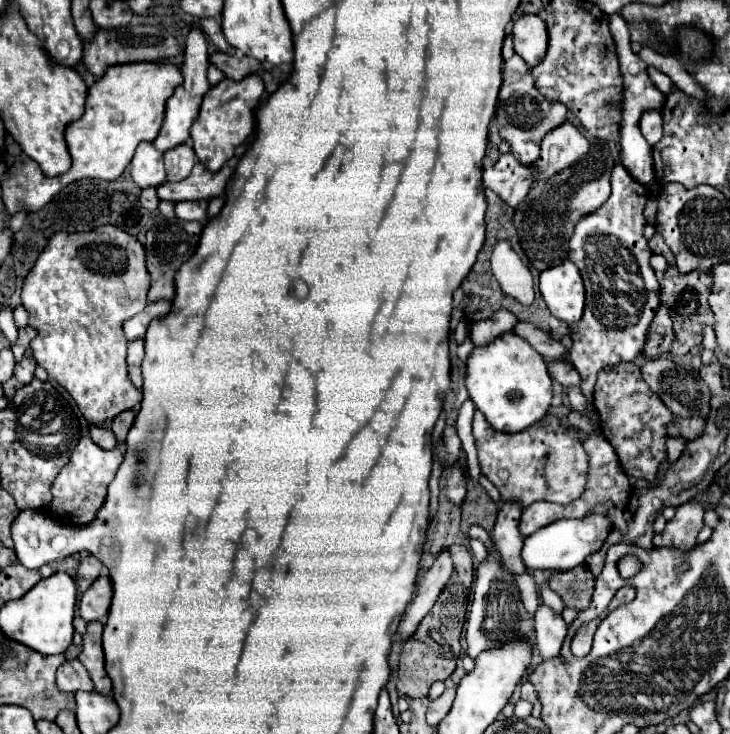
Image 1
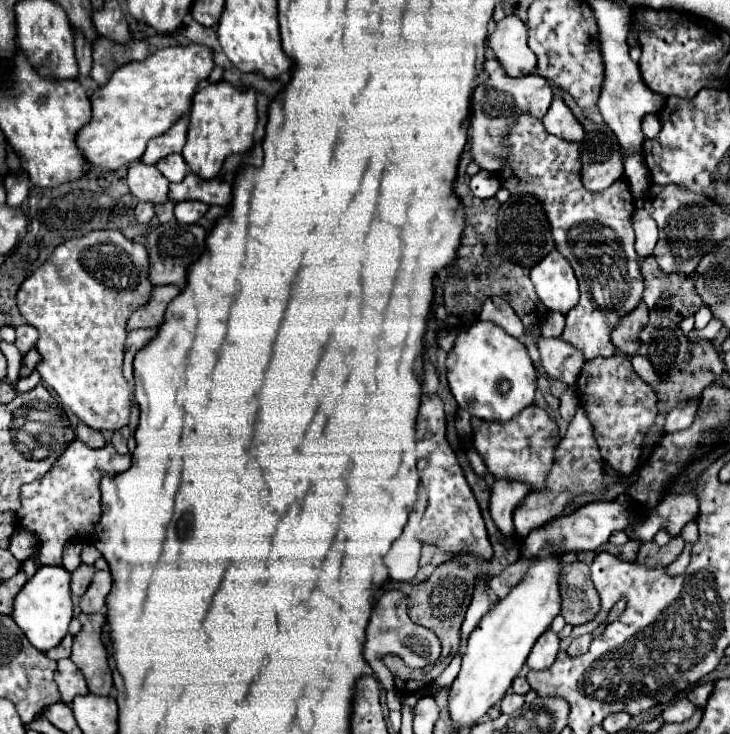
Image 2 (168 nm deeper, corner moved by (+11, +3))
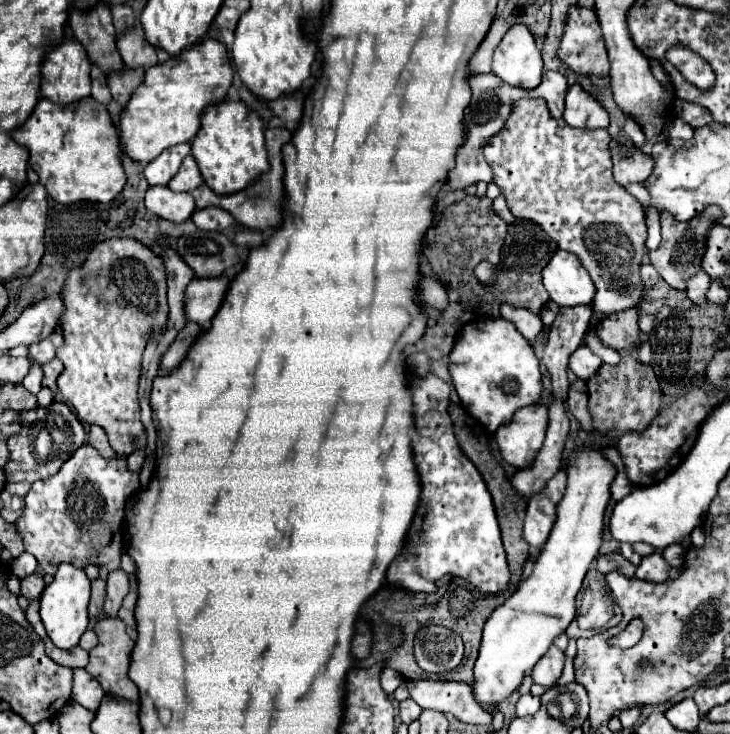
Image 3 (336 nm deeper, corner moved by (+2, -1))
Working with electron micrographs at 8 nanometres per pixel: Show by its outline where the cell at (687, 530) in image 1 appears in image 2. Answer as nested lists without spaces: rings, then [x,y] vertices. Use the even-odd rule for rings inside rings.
[[[681,535],[671,537],[671,541],[667,545],[663,545],[663,547],[659,547],[655,541],[647,541],[647,543],[641,545],[637,561],[645,563],[649,567],[653,567],[653,565],[669,565],[683,551],[683,543],[685,541],[683,541]]]

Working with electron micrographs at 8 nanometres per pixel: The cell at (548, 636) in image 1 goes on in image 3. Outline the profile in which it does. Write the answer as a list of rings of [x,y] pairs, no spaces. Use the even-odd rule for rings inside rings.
[[[552,645],[548,653],[538,661],[538,665],[534,665],[532,679],[542,687],[552,687],[560,679],[562,669],[564,669],[564,653],[556,645]]]

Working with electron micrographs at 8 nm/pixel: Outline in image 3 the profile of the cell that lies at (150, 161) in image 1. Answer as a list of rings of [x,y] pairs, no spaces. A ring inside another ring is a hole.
[[[150,187],[146,191],[146,207],[150,213],[174,223],[184,223],[196,211],[196,203],[190,193],[178,195],[168,187]]]

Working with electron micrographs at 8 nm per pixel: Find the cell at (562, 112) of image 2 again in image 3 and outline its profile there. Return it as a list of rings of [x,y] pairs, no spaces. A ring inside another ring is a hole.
[[[572,85],[566,95],[564,119],[570,127],[578,129],[604,129],[608,127],[608,113],[600,101],[582,89],[582,85]]]

